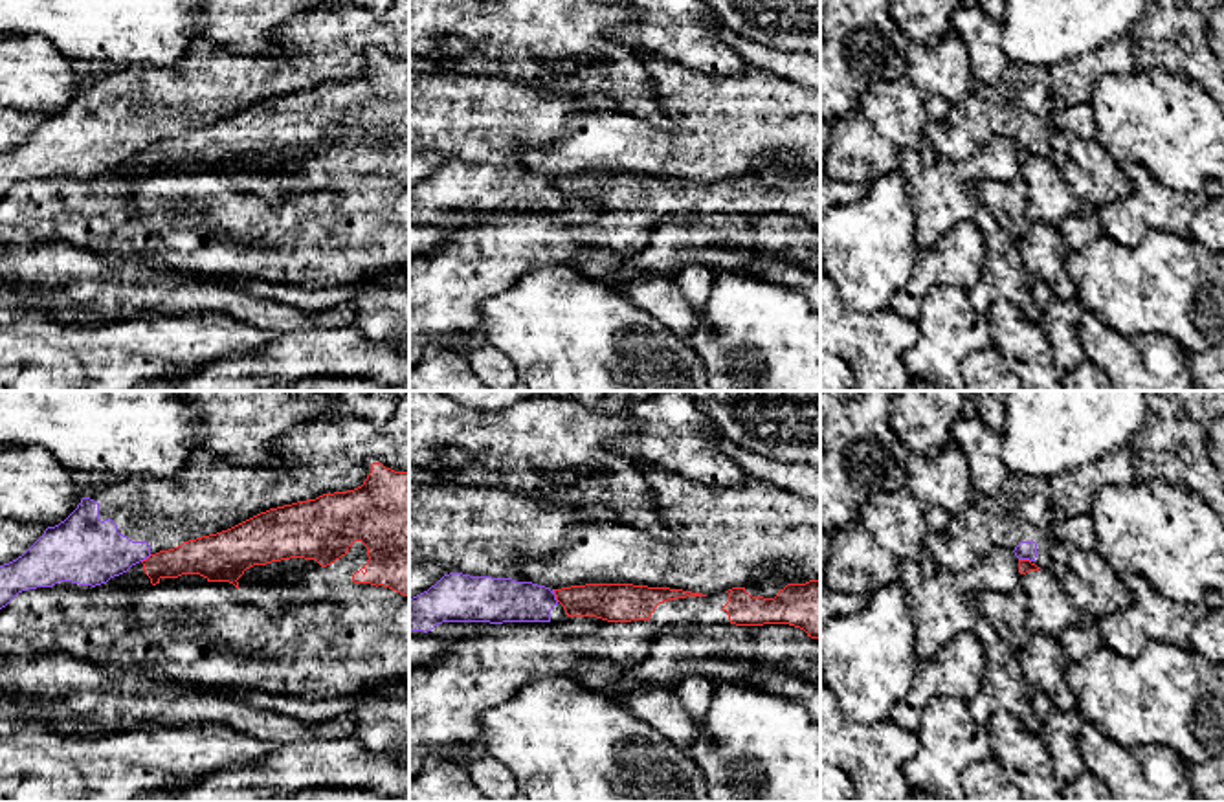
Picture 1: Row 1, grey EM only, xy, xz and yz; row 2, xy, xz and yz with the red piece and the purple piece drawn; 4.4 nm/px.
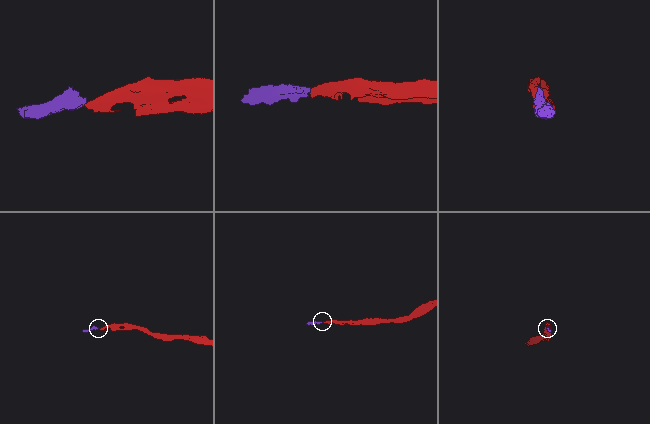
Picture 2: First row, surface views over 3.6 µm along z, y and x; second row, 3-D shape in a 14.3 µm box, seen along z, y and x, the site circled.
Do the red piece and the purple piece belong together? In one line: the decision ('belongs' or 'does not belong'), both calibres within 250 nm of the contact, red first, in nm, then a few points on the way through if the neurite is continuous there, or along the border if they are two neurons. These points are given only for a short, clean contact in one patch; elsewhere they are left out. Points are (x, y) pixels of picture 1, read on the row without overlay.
does not belong; 160 nm thick on the red side, 190 nm on the other; border along xz (553, 178), (558, 189)

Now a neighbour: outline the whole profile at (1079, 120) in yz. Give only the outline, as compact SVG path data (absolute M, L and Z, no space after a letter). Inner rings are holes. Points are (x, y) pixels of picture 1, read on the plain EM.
M1090 103L1064 108L1053 106L1050 125L1057 130L1070 132L1085 139L1097 138L1096 114Z

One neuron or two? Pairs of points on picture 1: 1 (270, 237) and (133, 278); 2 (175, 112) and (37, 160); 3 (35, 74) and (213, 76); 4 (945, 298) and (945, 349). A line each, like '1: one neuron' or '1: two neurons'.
1: two neurons
2: one neuron
3: two neurons
4: one neuron

